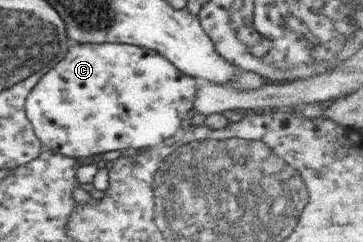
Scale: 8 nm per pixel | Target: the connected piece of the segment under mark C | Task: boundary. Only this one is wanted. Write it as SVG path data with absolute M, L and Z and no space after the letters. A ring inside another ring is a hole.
M77 43L34 85L24 110L44 149L77 158L92 158L107 151L139 152L174 142L180 131L192 126L186 114L194 109L198 83L152 49L120 43Z

